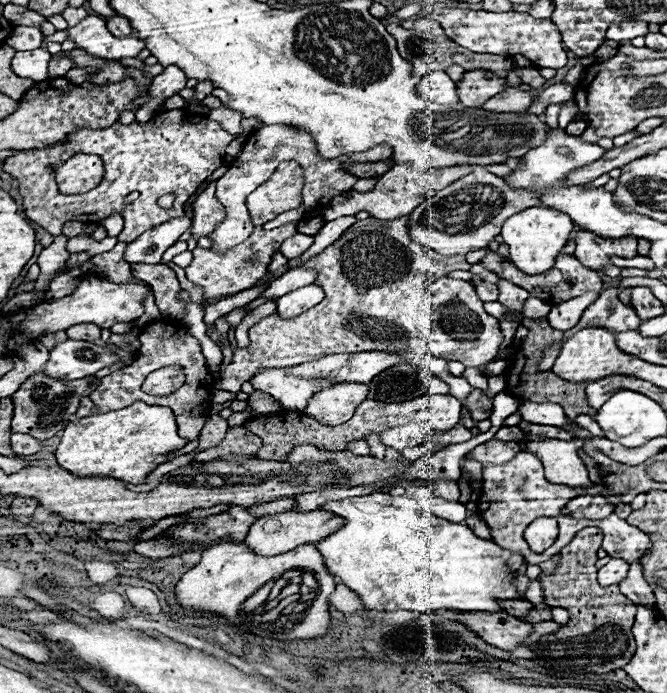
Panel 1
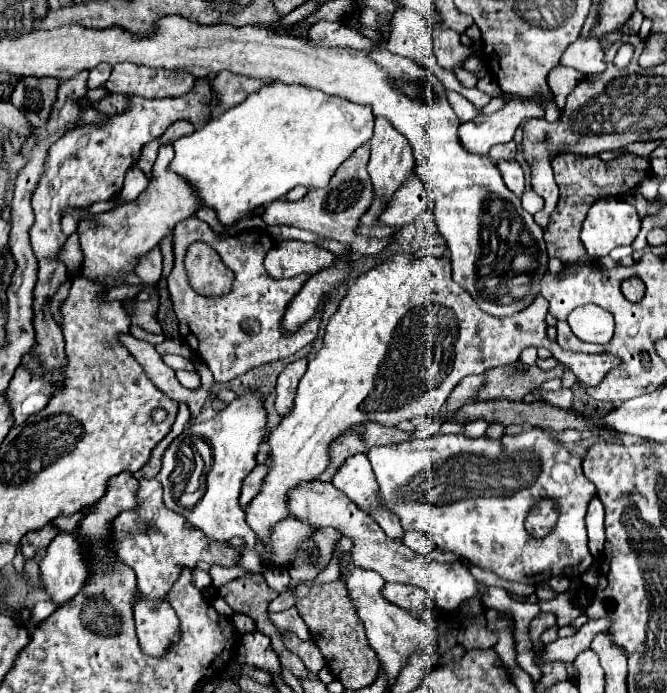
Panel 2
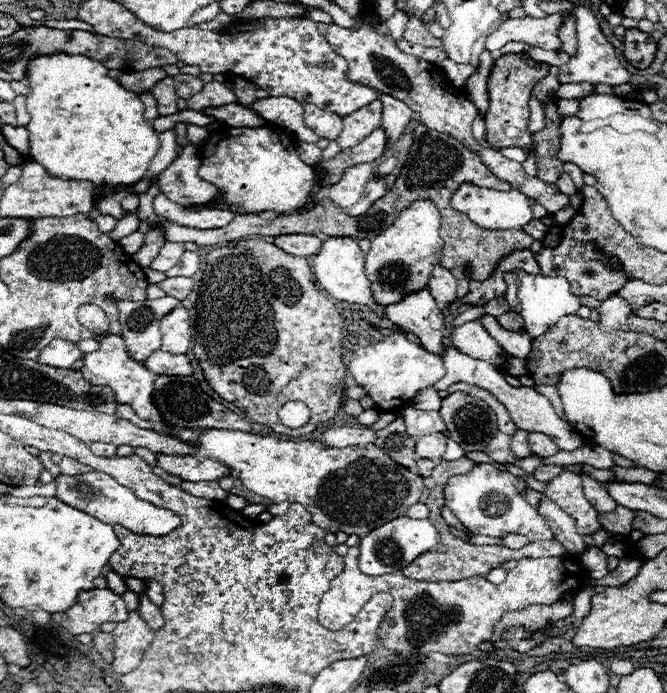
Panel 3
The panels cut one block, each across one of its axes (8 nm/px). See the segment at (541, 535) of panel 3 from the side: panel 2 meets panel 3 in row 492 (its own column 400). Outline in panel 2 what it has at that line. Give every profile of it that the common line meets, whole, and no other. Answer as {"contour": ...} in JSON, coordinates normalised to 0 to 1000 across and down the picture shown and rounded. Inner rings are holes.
{"contour":[[[798,618],[798,620],[789,620],[789,623],[780,623],[780,626],[771,626],[771,629],[762,629],[756,626],[750,635],[738,635],[732,629],[723,629],[723,632],[699,632],[696,626],[657,626],[657,629],[648,629],[648,632],[639,632],[639,635],[612,635],[612,638],[603,638],[603,641],[576,641],[576,644],[561,644],[552,649],[552,664],[558,670],[558,678],[564,684],[564,693],[567,693],[567,704],[570,704],[570,719],[573,719],[573,727],[600,747],[603,753],[603,762],[606,765],[627,765],[645,776],[651,776],[654,788],[666,797],[681,797],[699,808],[705,808],[708,814],[717,814],[720,820],[729,820],[729,823],[738,823],[741,828],[747,828],[750,834],[756,837],[765,837],[765,840],[783,840],[783,843],[795,843],[795,846],[807,846],[813,837],[822,837],[828,831],[873,831],[891,811],[885,794],[882,794],[882,773],[879,773],[879,756],[876,756],[876,745],[879,745],[879,733],[882,733],[882,724],[894,716],[894,701],[876,687],[873,681],[873,661],[870,658],[861,658],[855,655],[840,638],[831,638],[831,632],[813,620],[813,618]],[[816,719],[825,719],[837,727],[840,733],[840,747],[834,753],[834,762],[813,779],[807,776],[798,776],[789,762],[786,762],[786,747],[792,742],[792,733],[798,733],[801,727],[807,727],[810,722]]]}

